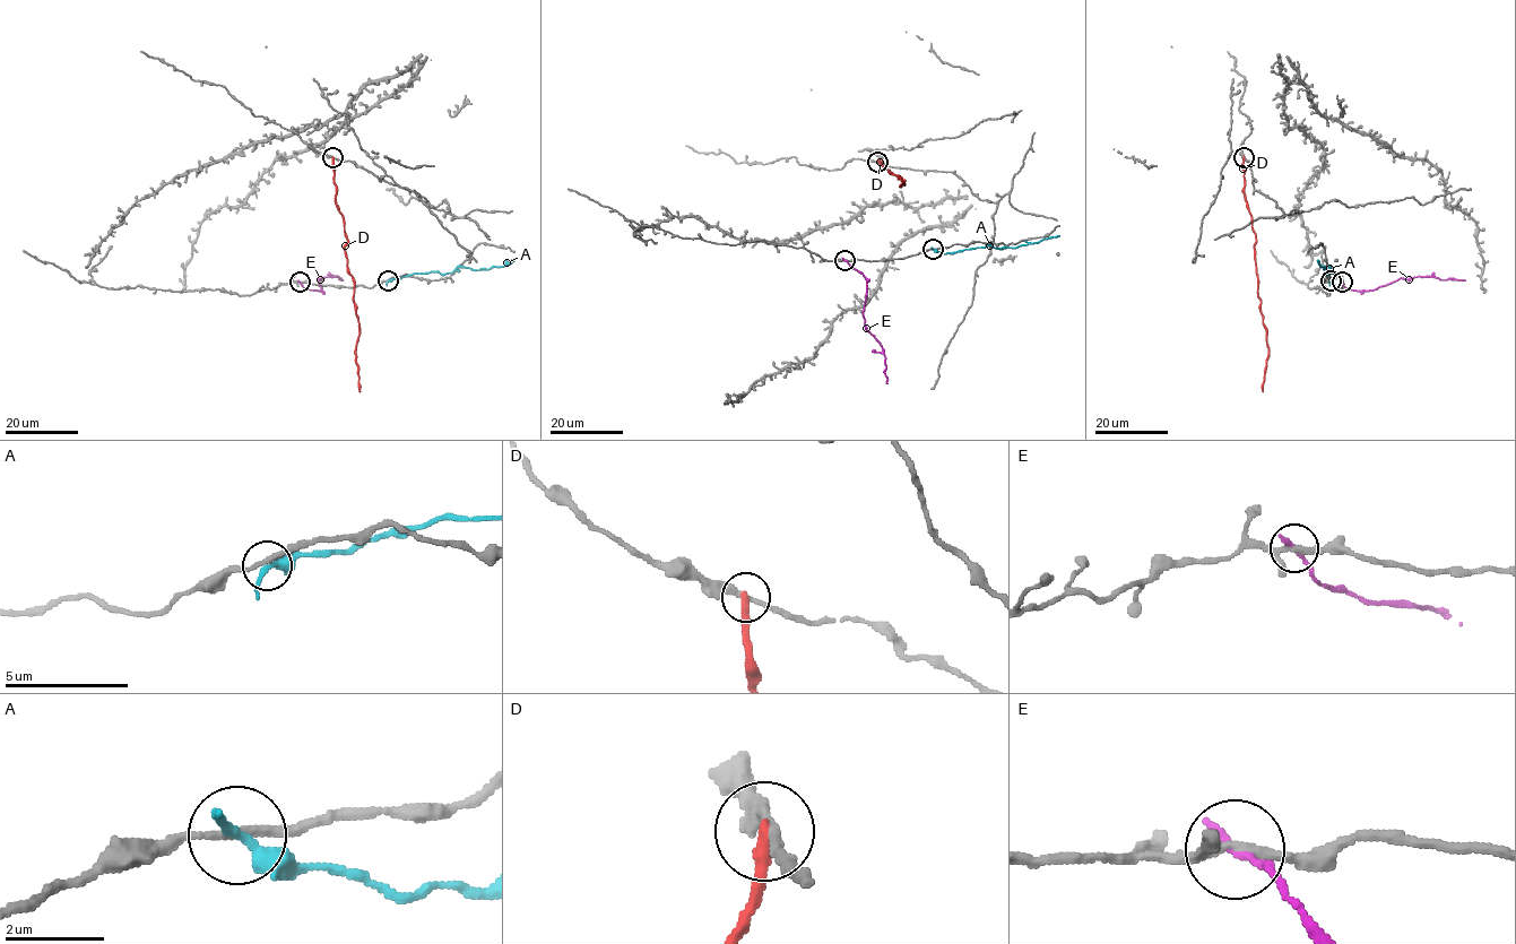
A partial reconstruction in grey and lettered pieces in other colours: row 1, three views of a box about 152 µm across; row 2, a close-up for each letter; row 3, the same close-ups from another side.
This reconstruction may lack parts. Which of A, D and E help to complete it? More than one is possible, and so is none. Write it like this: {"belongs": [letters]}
{"belongs": []}

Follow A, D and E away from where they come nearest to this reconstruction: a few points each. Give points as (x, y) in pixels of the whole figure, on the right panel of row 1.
A: (1331, 280), (1335, 277), (1330, 271), (1327, 274), (1330, 267), (1327, 270), (1320, 267), (1317, 260)
D: (1244, 157), (1241, 169), (1245, 200), (1256, 237), (1257, 295), (1266, 332), (1263, 391)
E: (1342, 282), (1345, 287), (1374, 291), (1400, 278), (1415, 276), (1465, 280)

